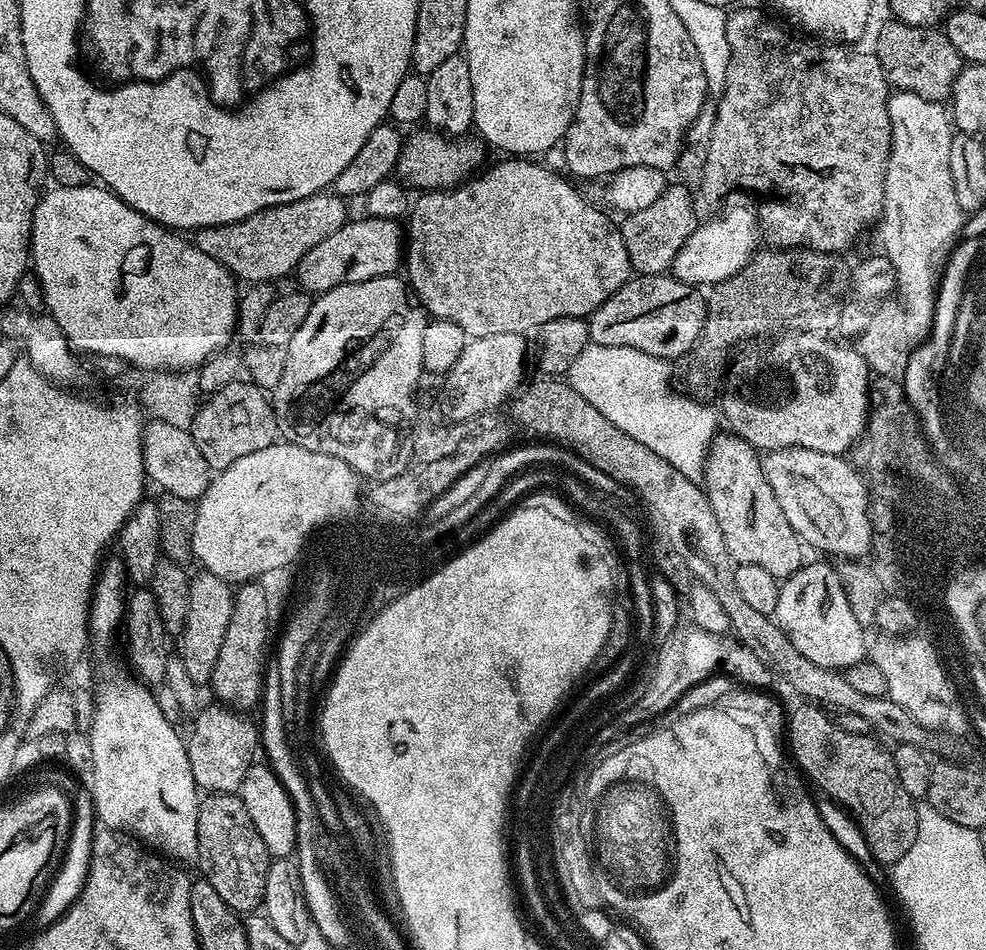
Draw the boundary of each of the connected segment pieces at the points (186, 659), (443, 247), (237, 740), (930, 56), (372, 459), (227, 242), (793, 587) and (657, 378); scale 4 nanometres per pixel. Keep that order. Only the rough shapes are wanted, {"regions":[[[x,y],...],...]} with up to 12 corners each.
{"regions":[[[203,570],[189,581],[178,658],[191,682],[211,681],[234,590]],[[528,158],[424,190],[407,283],[465,337],[587,318],[617,221]],[[219,703],[186,736],[196,787],[239,793],[258,728]],[[895,18],[874,45],[889,85],[947,101],[962,69],[936,26]],[[399,275],[313,299],[279,435],[408,469],[426,312]],[[335,194],[197,228],[237,281],[291,277],[350,216]],[[805,563],[774,622],[818,666],[865,659],[839,571]],[[589,342],[566,380],[699,481],[718,421],[669,361]]]}

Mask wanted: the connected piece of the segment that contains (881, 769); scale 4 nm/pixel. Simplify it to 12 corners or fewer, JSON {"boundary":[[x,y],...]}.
{"boundary":[[812,706],[786,733],[799,771],[856,819],[878,863],[918,834],[891,751]]}

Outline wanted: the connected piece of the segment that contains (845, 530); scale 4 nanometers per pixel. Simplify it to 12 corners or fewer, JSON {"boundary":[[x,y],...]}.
{"boundary":[[763,457],[764,477],[805,545],[867,545],[864,489],[840,457]]}

